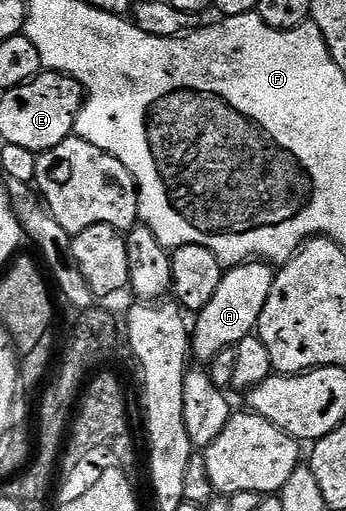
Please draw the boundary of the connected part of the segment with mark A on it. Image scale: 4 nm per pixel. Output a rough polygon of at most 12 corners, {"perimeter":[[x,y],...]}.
{"perimeter":[[239,263],[196,312],[192,358],[256,332],[274,268]]}

